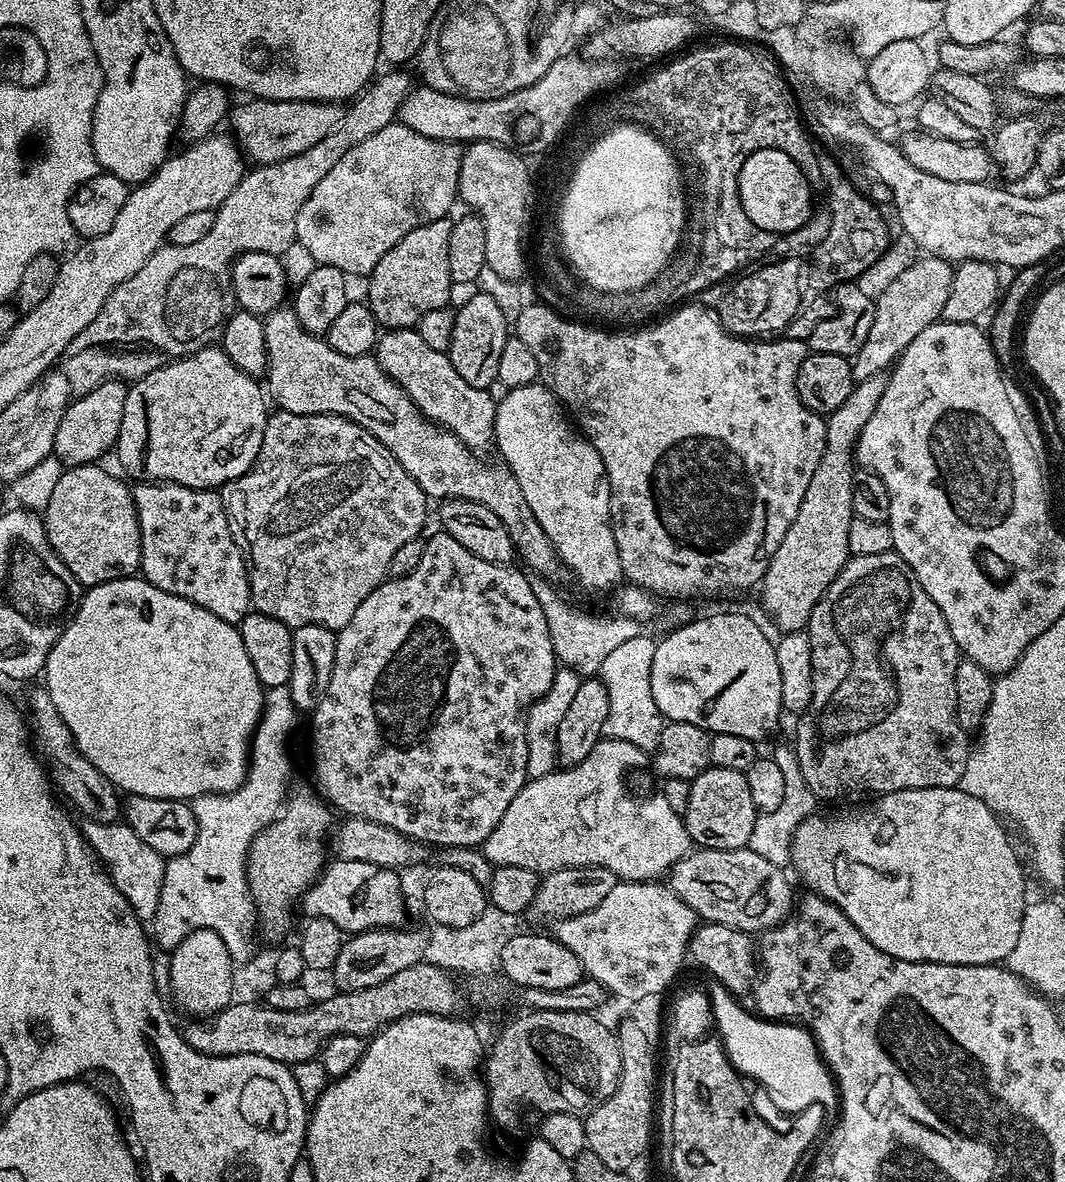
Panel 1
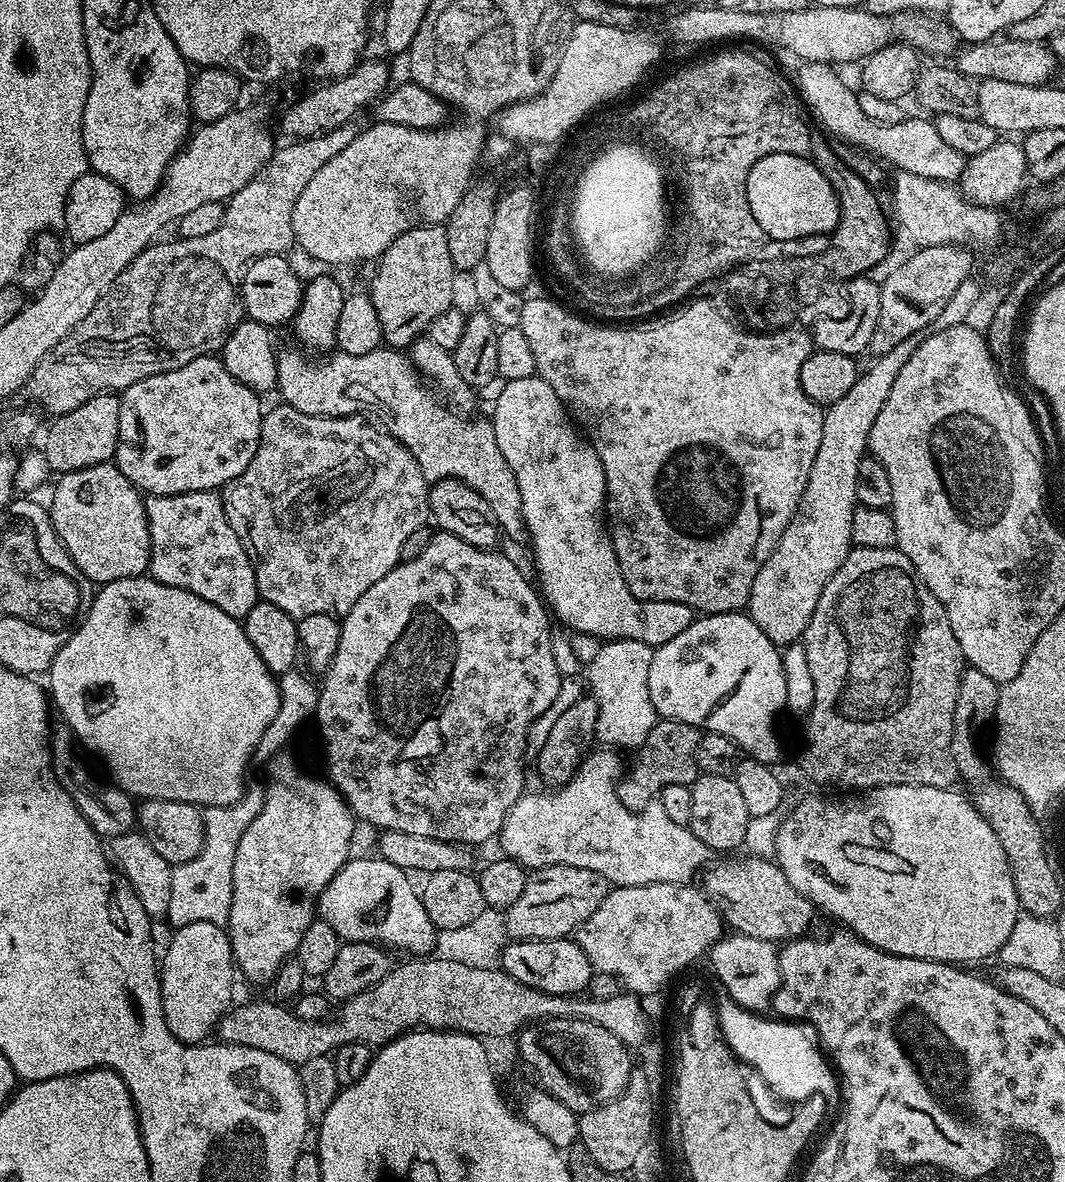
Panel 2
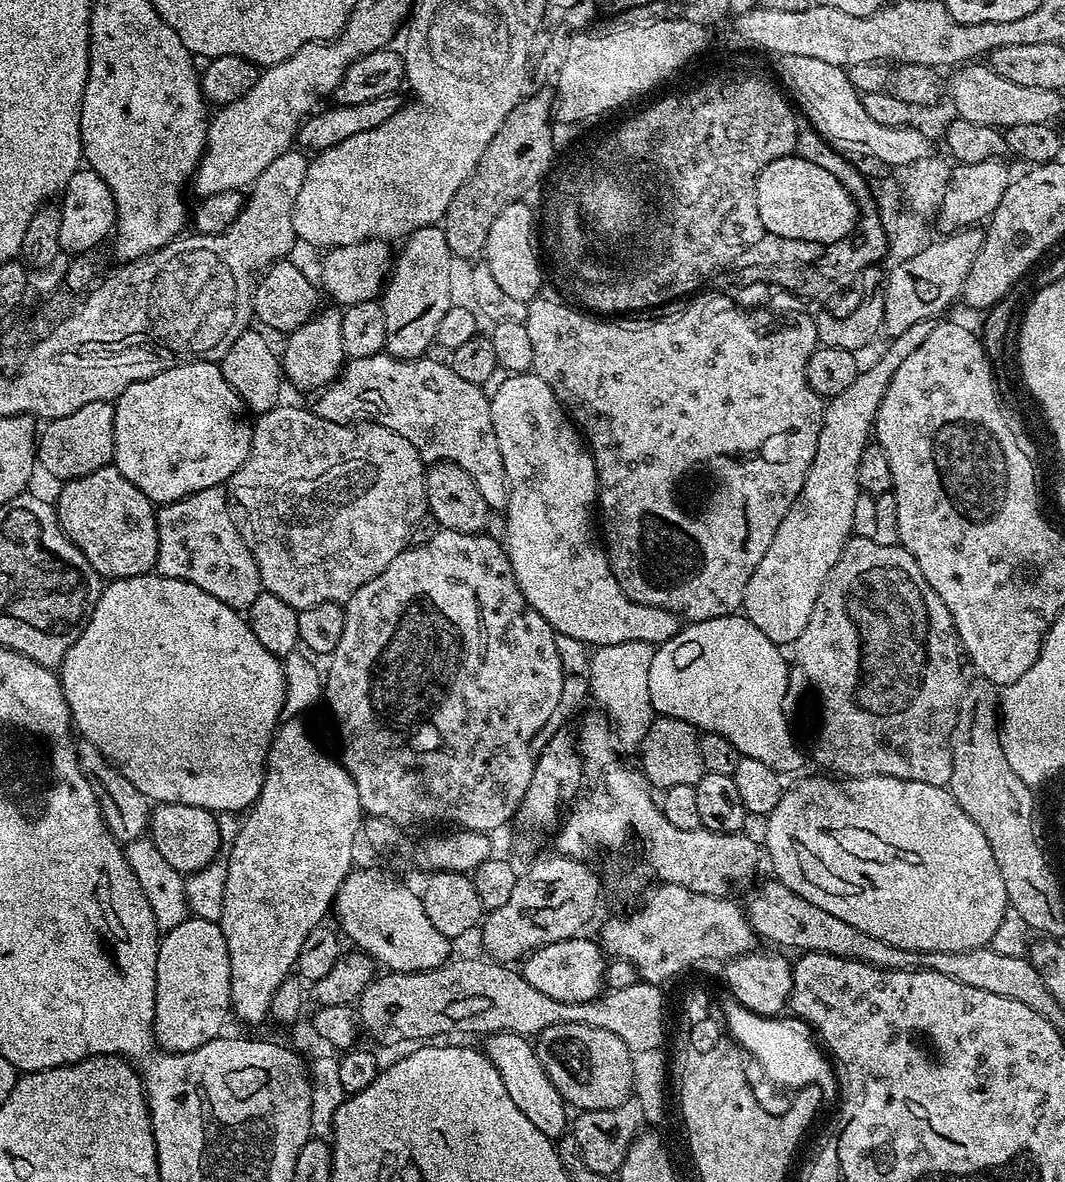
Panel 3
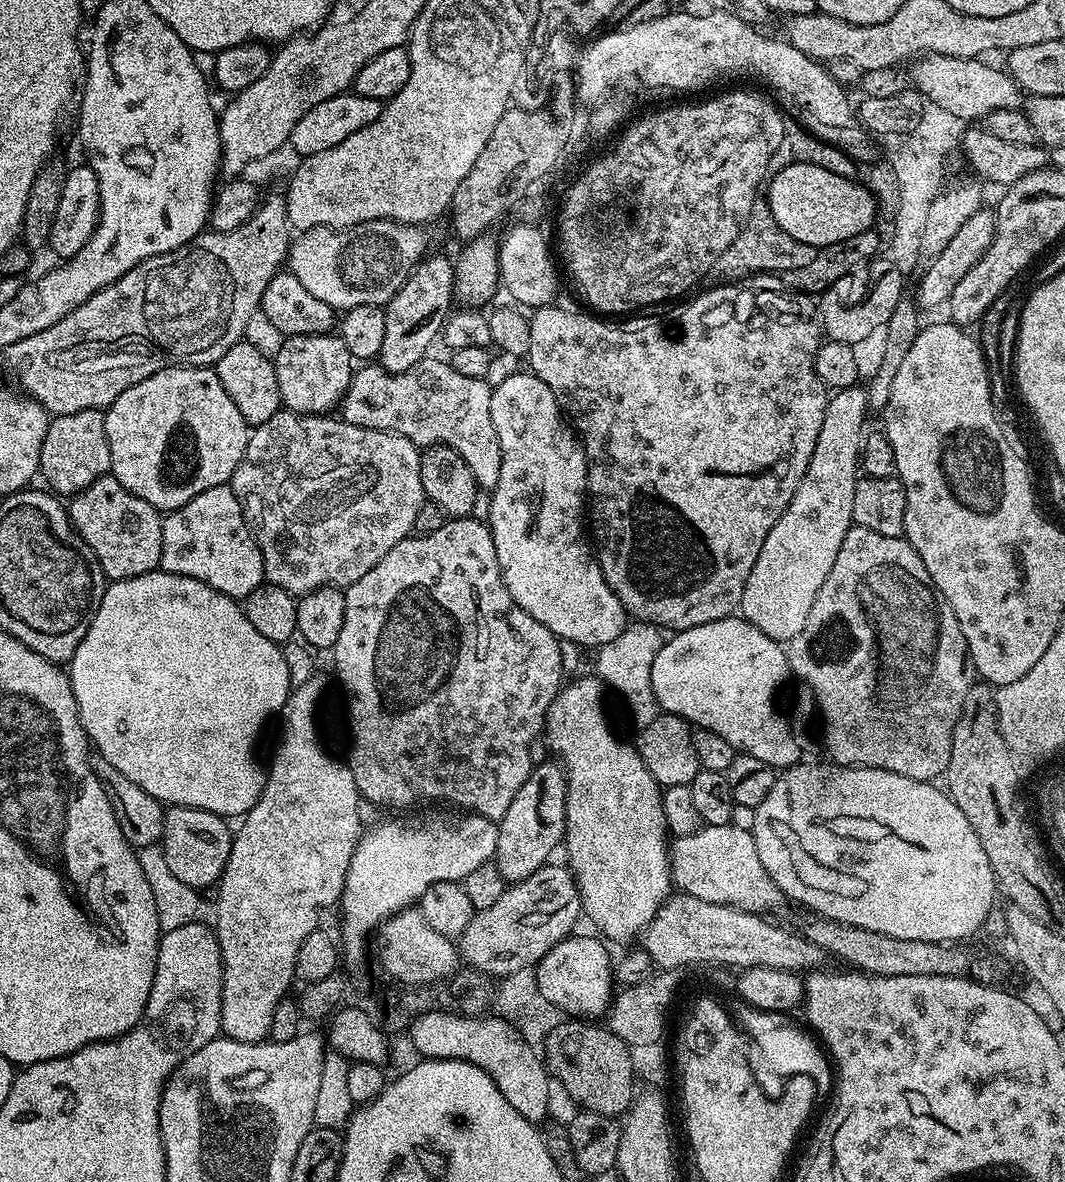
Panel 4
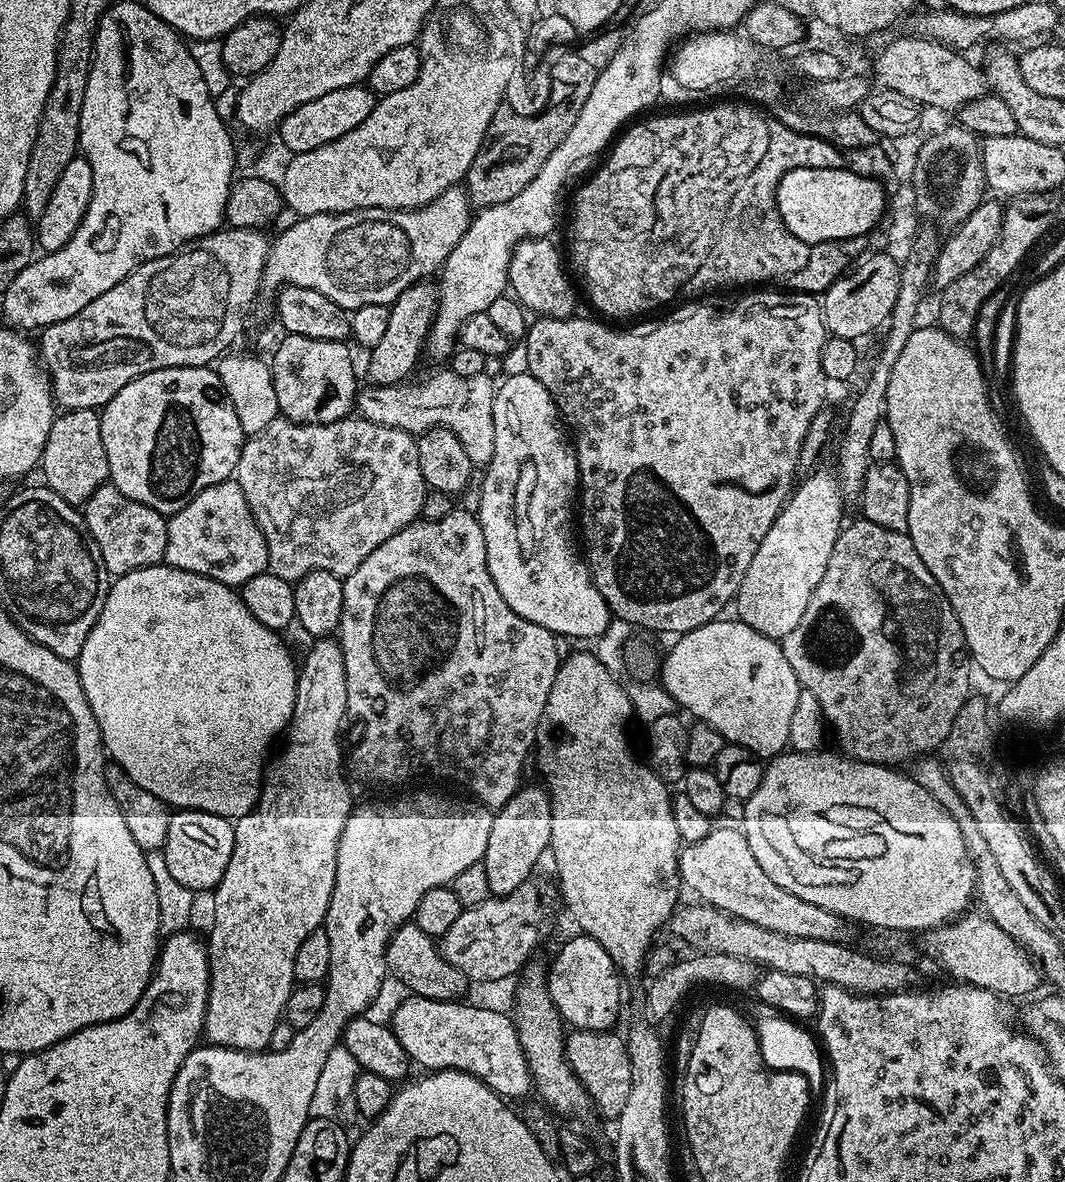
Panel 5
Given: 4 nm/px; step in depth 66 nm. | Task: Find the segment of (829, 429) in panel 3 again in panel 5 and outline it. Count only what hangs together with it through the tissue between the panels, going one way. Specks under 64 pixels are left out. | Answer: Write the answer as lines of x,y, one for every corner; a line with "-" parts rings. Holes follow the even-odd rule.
832,470
812,472
803,480
804,477
795,485
794,491
784,503
784,509
778,518
774,518
770,530
766,530
766,538
762,538
762,546
758,546
758,551
754,553
734,601
735,615
743,624
777,642
783,641
784,636
790,634
794,626
798,626
802,614
806,614
806,606
810,606
810,598
814,598
814,590
818,590
818,582
822,582
822,574
826,574
830,554
834,554
834,542
838,542
838,534
845,523
846,500
840,490
837,473

